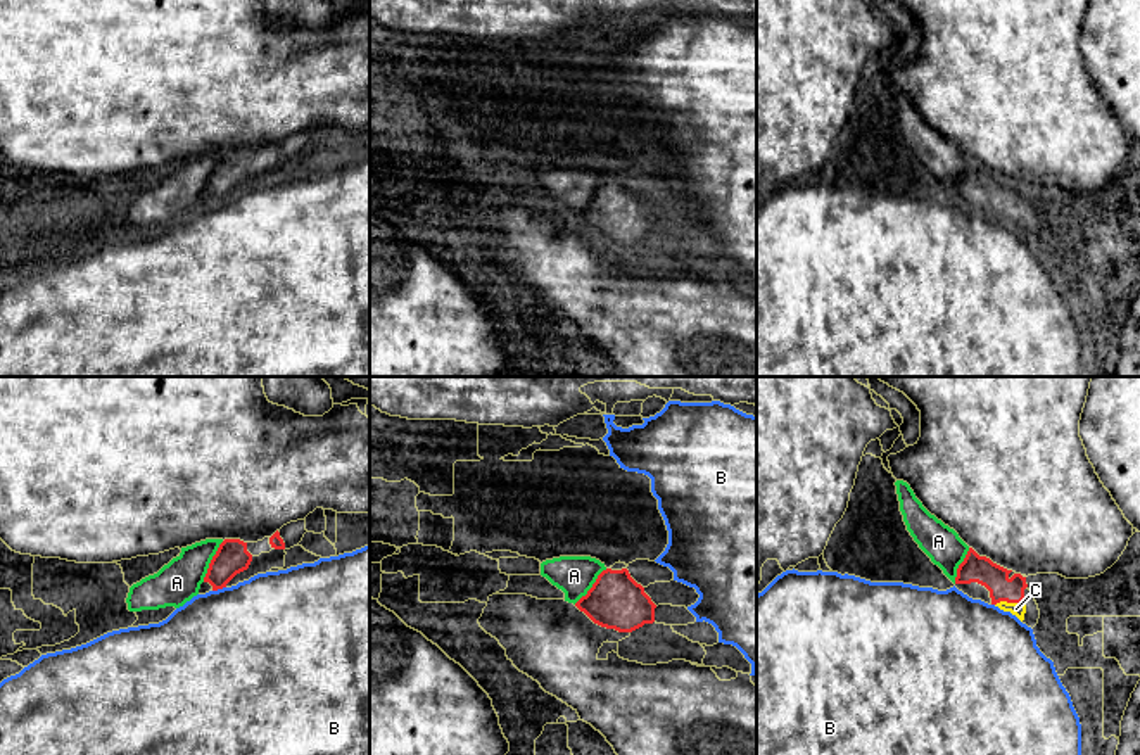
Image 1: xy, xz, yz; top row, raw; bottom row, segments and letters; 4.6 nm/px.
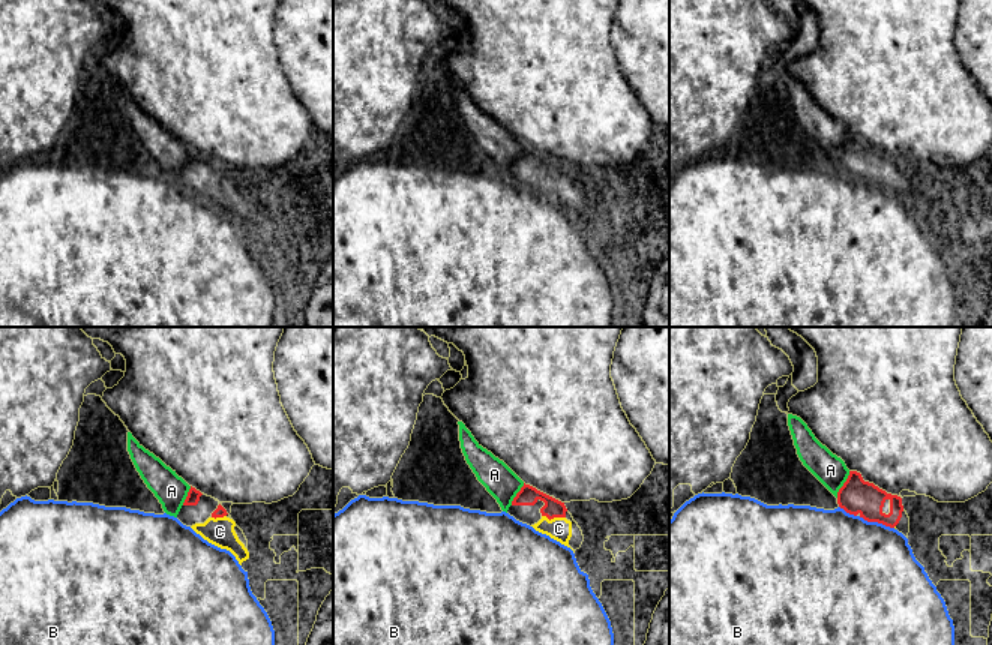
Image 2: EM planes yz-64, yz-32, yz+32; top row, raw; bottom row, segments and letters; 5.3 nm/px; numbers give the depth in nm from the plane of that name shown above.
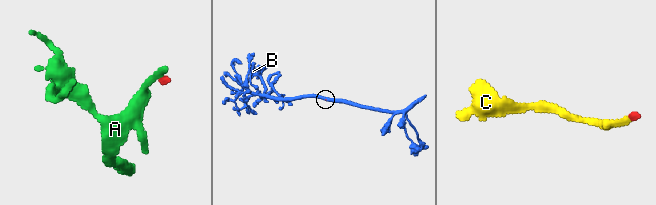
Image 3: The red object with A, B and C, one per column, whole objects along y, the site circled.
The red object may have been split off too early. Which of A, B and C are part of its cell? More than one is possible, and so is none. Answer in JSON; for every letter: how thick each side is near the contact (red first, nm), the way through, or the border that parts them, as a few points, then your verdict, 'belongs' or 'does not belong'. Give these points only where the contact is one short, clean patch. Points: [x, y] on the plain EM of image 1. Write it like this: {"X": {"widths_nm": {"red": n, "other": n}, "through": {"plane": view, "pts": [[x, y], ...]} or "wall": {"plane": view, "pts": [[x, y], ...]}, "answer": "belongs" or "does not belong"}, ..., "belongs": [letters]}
{"A": {"widths_nm": {"red": 160, "other": 200}, "wall": {"plane": "xy", "pts": [[223, 154], [202, 194]]}, "answer": "does not belong"}, "B": {"widths_nm": {"red": 160, "other": 480}, "wall": {"plane": "xy", "pts": [[225, 199], [213, 204]]}, "answer": "does not belong"}, "C": {"widths_nm": {"red": 130, "other": 60}, "through": {"plane": "yz", "pts": [[978, 182], [1007, 215], [1016, 222]]}, "answer": "belongs"}, "belongs": ["C"]}

